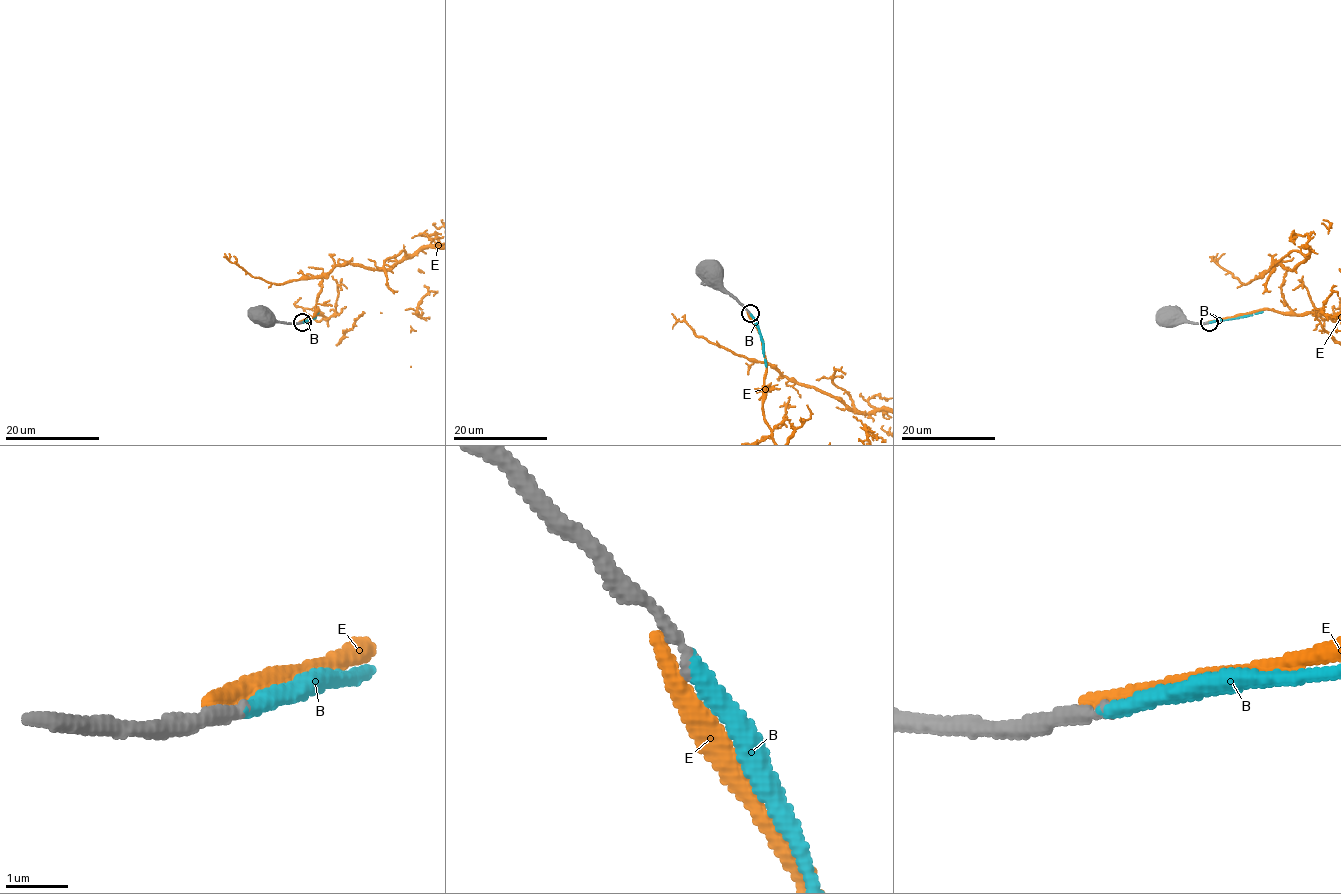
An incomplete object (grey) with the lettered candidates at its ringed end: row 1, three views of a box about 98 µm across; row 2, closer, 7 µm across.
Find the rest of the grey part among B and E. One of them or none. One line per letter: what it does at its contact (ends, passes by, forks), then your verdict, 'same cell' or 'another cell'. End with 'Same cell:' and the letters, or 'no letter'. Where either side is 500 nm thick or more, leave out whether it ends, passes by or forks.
B: it ends there; same cell
E: it ends there; another cell
Same cell: B

